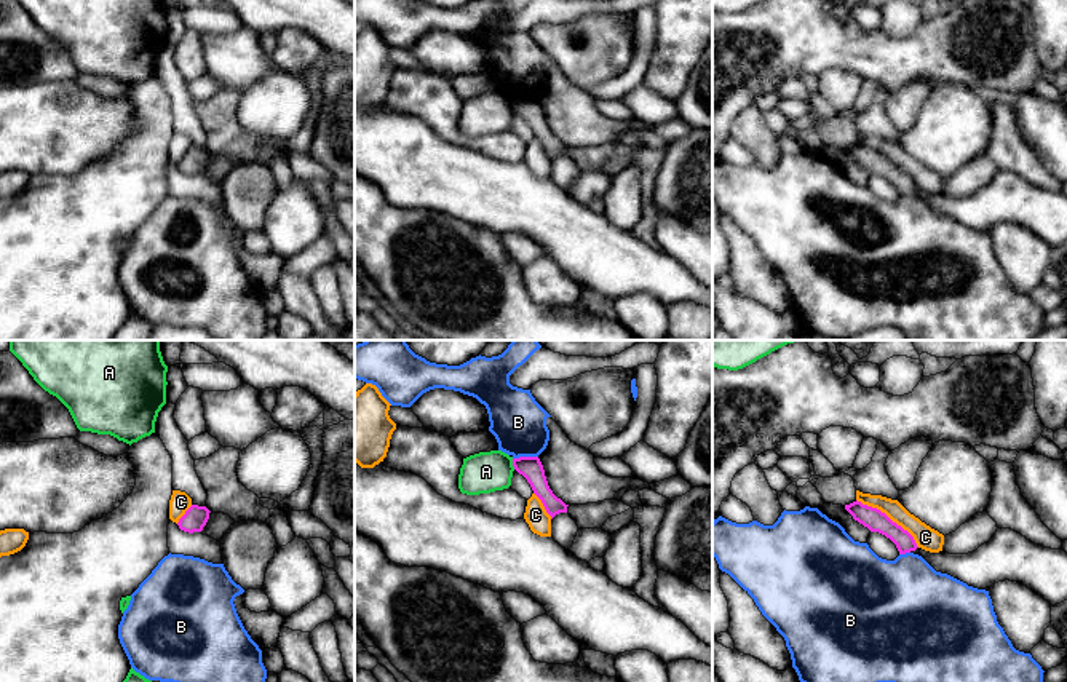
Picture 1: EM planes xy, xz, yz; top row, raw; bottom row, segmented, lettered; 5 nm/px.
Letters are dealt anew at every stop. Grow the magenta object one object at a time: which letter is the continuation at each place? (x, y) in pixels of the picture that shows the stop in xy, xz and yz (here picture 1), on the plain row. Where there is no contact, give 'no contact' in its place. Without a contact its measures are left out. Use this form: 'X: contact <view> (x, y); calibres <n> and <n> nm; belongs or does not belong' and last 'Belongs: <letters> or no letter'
A: contact xz (513, 106); calibres 110 and 200 nm; does not belong
B: contact xz (524, 99); calibres 110 and 280 nm; does not belong
C: contact yz (888, 160); calibres 110 and 120 nm; does not belong
Belongs: no letter

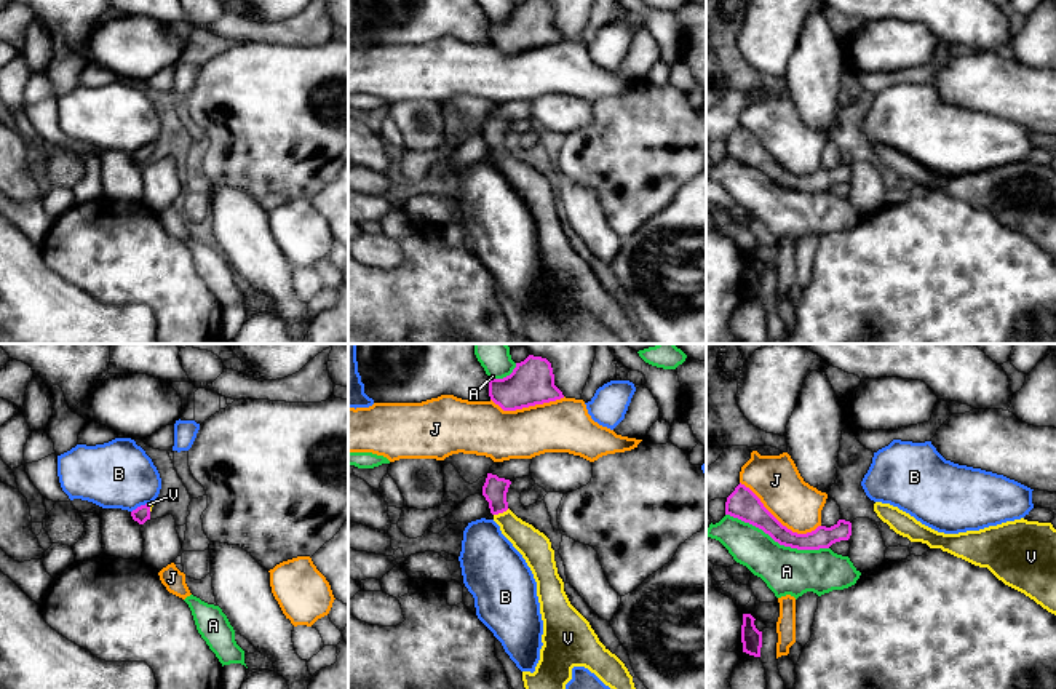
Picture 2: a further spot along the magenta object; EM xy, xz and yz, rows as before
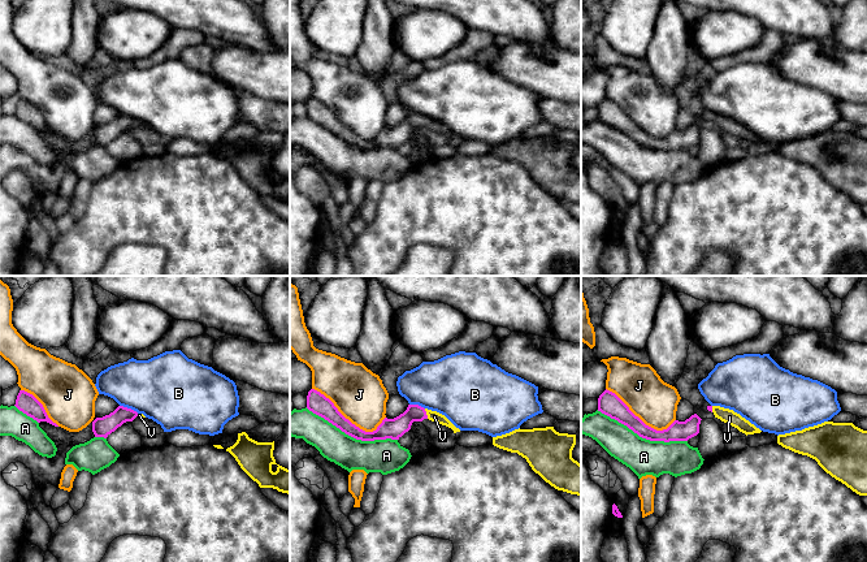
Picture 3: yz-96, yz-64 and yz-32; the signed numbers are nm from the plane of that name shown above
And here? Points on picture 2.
A: contact yz (777, 183); calibres 160 and 240 nm; does not belong
B: contact xy (141, 147); calibres 80 and 340 nm; does not belong
J: contact yz (778, 163); calibres 160 and 240 nm; does not belong
V: contact xz (500, 154); calibres 120 and 160 nm; belongs
Belongs: V

